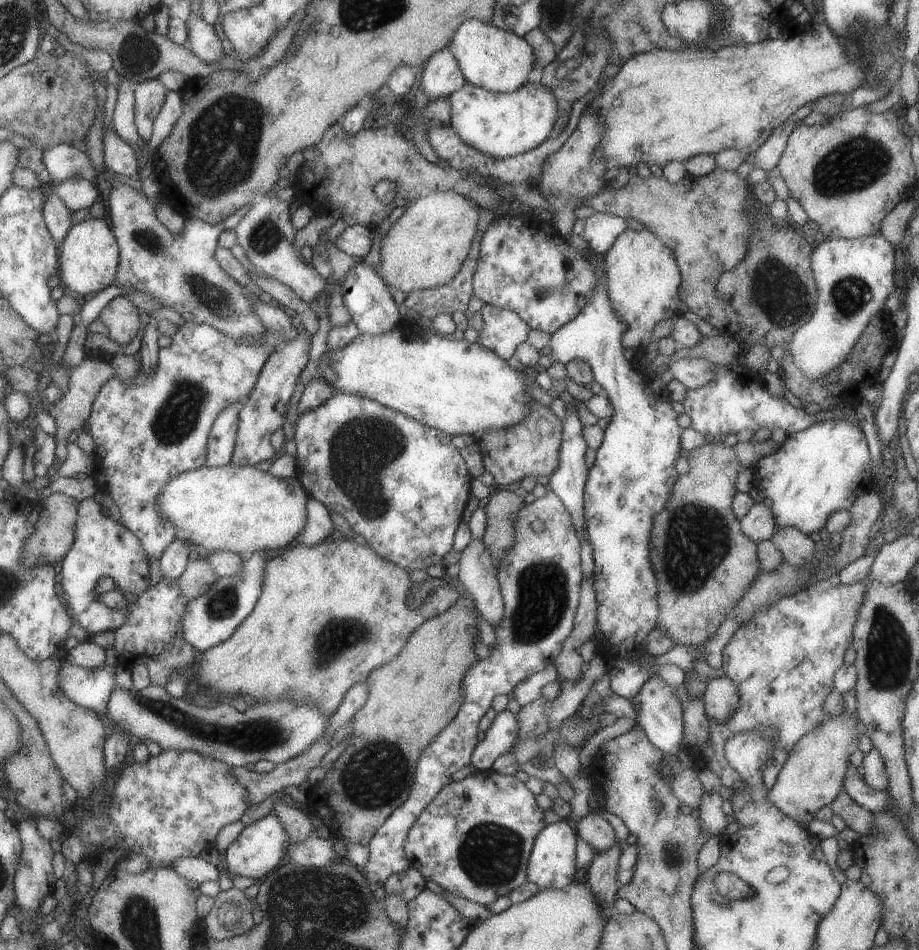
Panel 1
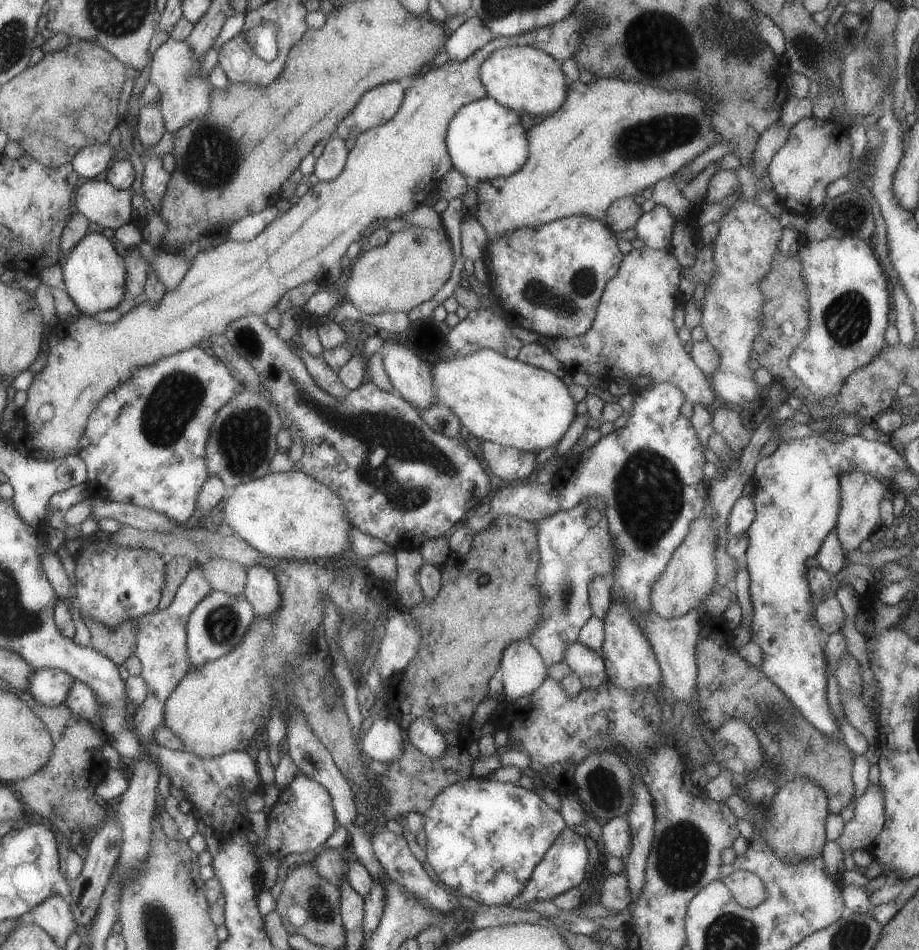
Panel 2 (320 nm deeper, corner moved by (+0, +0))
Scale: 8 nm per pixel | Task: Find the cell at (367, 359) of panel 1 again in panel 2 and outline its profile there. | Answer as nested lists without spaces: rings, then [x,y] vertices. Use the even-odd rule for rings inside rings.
[[[479,348],[467,356],[453,356],[451,360],[439,360],[431,368],[431,376],[435,405],[449,408],[459,420],[461,429],[483,442],[537,454],[540,450],[557,445],[576,417],[576,404],[560,378],[541,368],[506,358],[489,348]]]

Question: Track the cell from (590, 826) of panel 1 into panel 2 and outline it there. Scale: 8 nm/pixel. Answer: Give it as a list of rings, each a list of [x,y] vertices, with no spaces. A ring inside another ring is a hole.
[[[623,817],[611,818],[601,823],[601,844],[610,856],[625,858],[631,850],[631,832]]]

